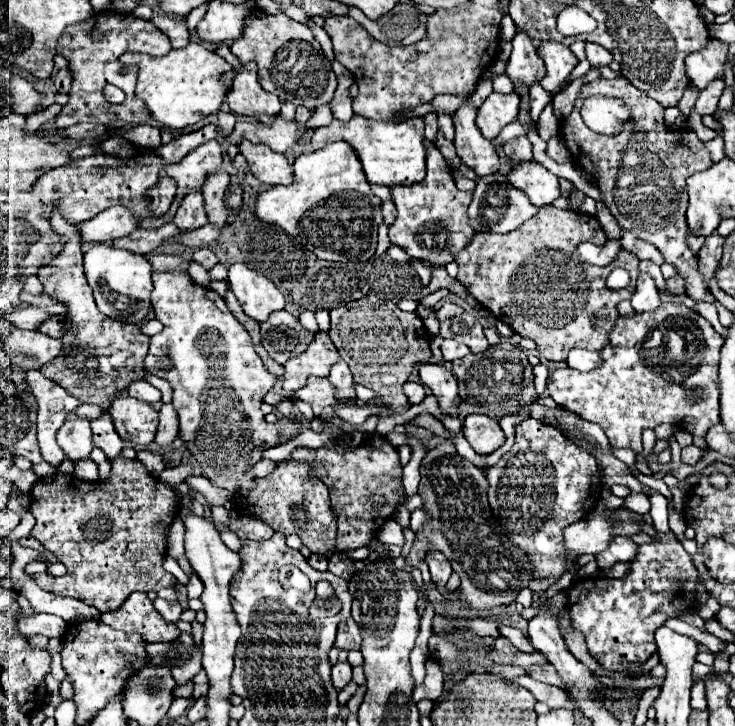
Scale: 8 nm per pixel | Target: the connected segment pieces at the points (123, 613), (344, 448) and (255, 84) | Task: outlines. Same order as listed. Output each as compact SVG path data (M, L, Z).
M134 592L116 612L100 614L100 620L112 628L140 632L146 642L172 642L180 636L176 624L164 622L144 592Z
M378 432L340 434L332 444L320 450L296 448L292 458L310 462L316 476L330 490L332 508L338 520L336 550L356 550L368 546L376 530L392 518L392 512L402 496L402 464L396 448L386 440L386 436Z
M256 64L252 70L244 68L232 80L232 92L226 96L232 112L246 114L258 122L270 124L272 116L280 112L280 100L276 94L266 92L256 78Z

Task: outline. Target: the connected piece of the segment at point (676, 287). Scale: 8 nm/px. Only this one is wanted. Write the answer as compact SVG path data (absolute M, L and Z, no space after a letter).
M674 274L672 278L668 278L668 280L666 280L666 286L668 286L668 290L670 290L670 292L682 294L682 292L686 290L686 280L684 280L684 276Z

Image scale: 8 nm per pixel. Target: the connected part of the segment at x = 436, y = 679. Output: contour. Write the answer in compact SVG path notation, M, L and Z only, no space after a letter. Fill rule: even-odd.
M434 658L426 660L426 678L422 686L414 688L414 700L432 700L438 702L444 692L444 676L440 670L440 664Z

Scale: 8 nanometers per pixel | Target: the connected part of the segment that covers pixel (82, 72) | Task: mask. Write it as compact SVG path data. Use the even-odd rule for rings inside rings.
M94 14L86 22L72 24L66 28L64 36L60 38L56 52L66 56L68 54L68 66L72 70L72 88L70 88L70 100L62 108L62 112L56 118L56 124L60 128L78 124L78 122L102 122L108 124L112 120L124 120L128 124L144 124L150 120L150 112L142 100L134 96L134 86L116 84L116 72L120 70L119 57L124 52L138 52L150 56L164 56L170 52L170 40L164 32L160 32L152 22L134 18L130 14ZM116 84L126 92L126 100L120 106L114 106L106 102L104 86ZM148 114L148 118L146 118ZM66 116L70 120L66 120Z

